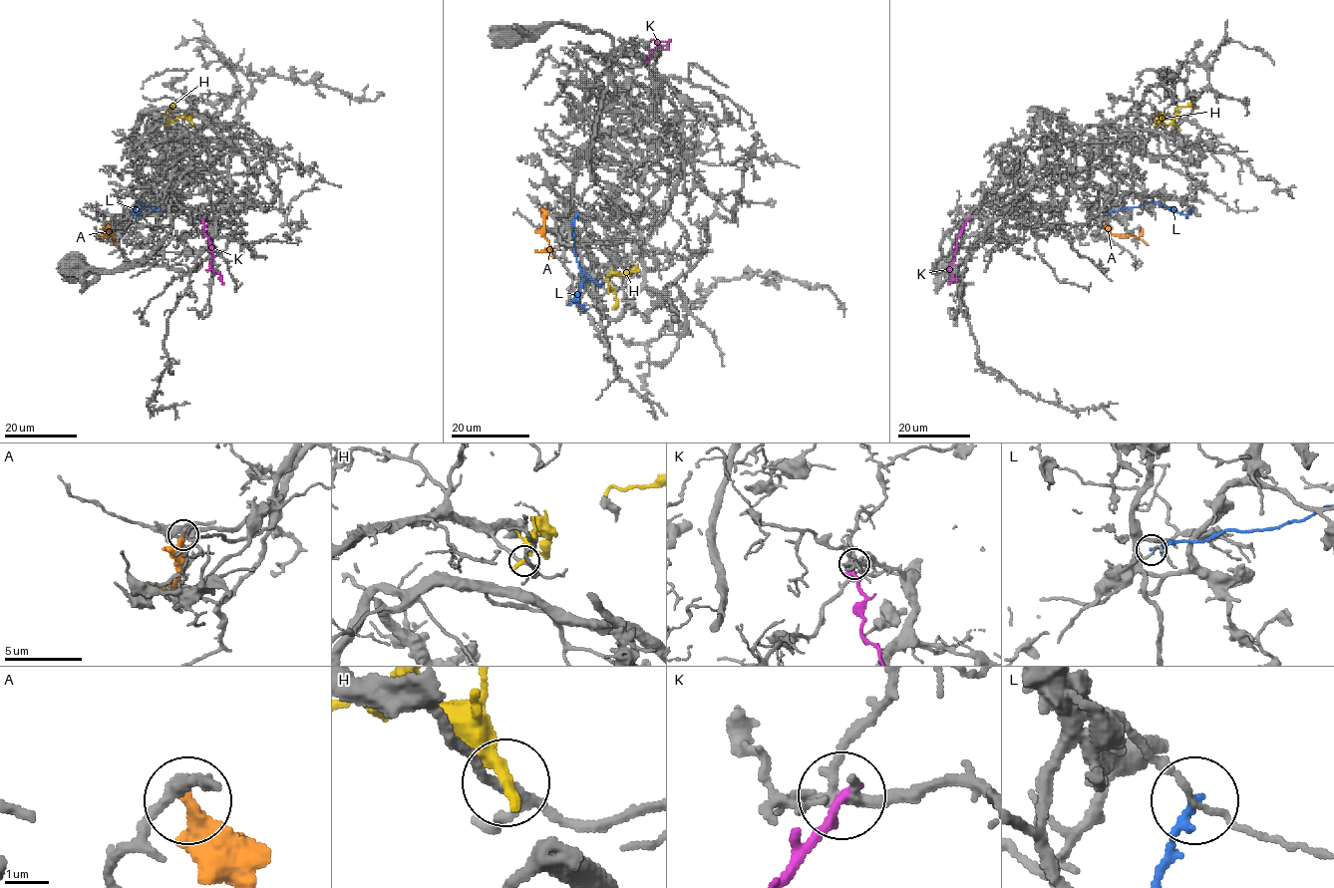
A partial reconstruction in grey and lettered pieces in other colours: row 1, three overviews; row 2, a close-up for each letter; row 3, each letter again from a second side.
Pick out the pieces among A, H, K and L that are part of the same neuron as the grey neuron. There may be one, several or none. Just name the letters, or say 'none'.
A

